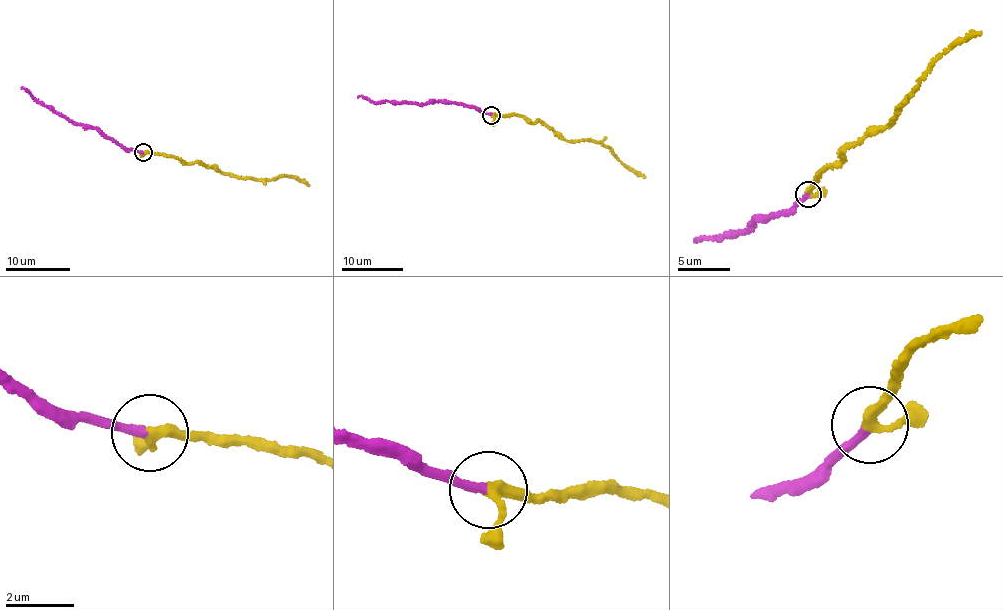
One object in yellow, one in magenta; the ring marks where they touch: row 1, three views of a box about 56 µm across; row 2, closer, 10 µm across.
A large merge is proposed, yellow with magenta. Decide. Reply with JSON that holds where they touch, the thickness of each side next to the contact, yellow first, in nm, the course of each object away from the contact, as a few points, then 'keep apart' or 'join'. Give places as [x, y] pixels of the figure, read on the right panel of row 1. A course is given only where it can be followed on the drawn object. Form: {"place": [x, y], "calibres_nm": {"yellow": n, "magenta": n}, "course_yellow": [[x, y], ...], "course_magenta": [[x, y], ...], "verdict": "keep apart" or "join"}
{"place": [808, 194], "calibres_nm": {"yellow": 280, "magenta": 240}, "course_yellow": [[808, 194], [819, 172], [845, 158], [842, 149], [870, 131], [885, 128], [945, 53], [981, 31]], "course_magenta": [[808, 194], [784, 214], [766, 222], [756, 219], [749, 229], [720, 241], [715, 238], [697, 240]], "verdict": "join"}

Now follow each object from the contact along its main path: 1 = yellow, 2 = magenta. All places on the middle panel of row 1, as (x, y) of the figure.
1: (491, 115), (514, 115), (538, 121), (565, 139), (603, 143), (613, 149), (620, 163), (640, 172), (644, 178)
2: (491, 115), (451, 102), (429, 100), (419, 105), (358, 97)

